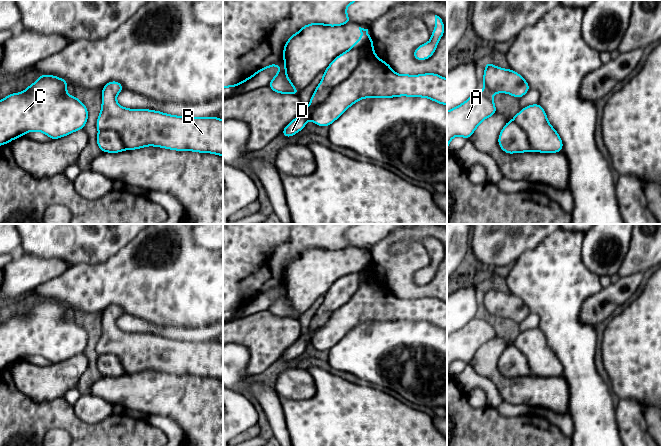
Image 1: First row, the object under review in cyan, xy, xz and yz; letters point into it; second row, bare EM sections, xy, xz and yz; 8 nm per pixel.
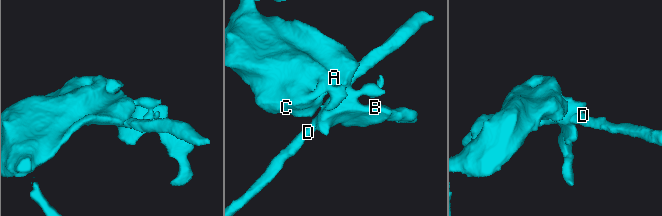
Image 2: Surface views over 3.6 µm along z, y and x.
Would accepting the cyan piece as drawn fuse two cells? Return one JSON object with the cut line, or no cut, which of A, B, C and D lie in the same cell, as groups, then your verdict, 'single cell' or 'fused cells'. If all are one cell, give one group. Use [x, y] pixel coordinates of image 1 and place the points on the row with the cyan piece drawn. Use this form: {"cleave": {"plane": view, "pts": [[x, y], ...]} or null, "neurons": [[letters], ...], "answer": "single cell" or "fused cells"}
{"cleave": {"plane": "xz", "pts": [[360, 40], [359, 63], [346, 78], [331, 89], [309, 118]]}, "neurons": [["A", "B", "C"], ["D"]], "answer": "fused cells"}

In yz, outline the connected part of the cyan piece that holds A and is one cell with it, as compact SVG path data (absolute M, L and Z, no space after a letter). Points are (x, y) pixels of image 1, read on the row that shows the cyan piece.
M486 62L483 74L483 92L470 96L459 106L447 111L447 150L451 139L461 136L470 139L478 125L497 113L492 94L506 93L523 97L530 86L517 72Z

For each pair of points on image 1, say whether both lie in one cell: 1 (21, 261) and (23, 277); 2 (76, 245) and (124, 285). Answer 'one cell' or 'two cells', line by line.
1: one cell
2: two cells

